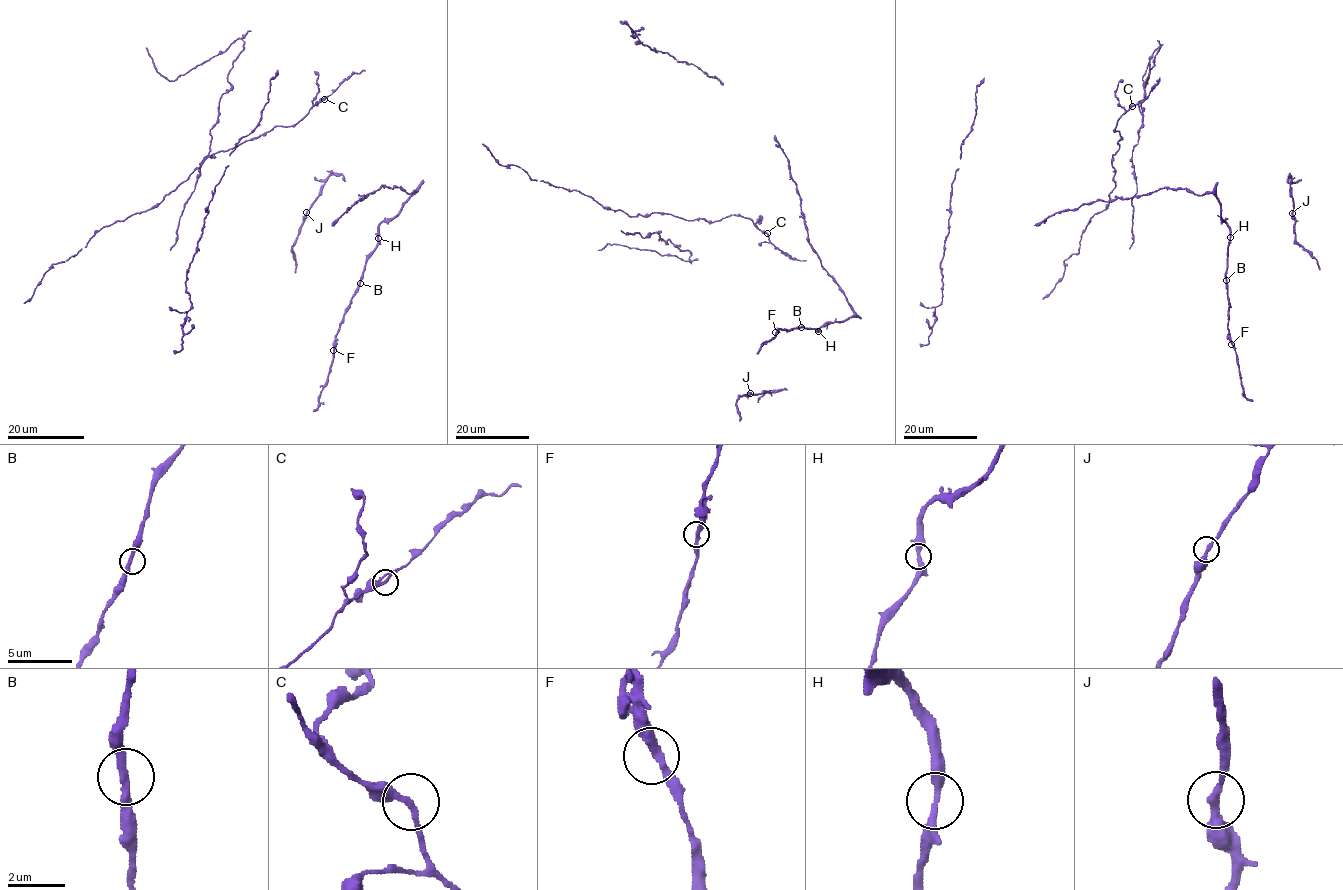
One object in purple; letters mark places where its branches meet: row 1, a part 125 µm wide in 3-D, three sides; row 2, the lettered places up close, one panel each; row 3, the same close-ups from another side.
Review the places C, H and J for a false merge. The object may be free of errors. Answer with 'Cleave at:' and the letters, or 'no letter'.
Cleave at: no letter

